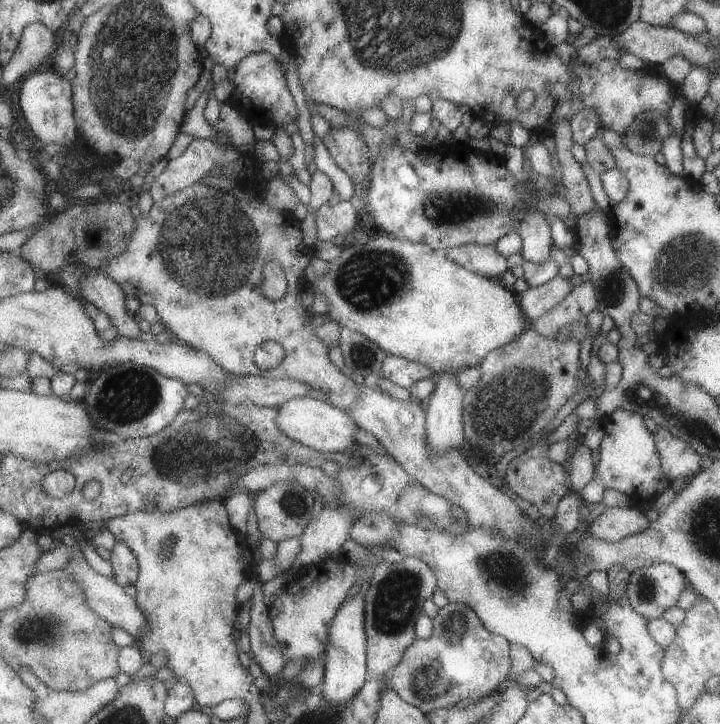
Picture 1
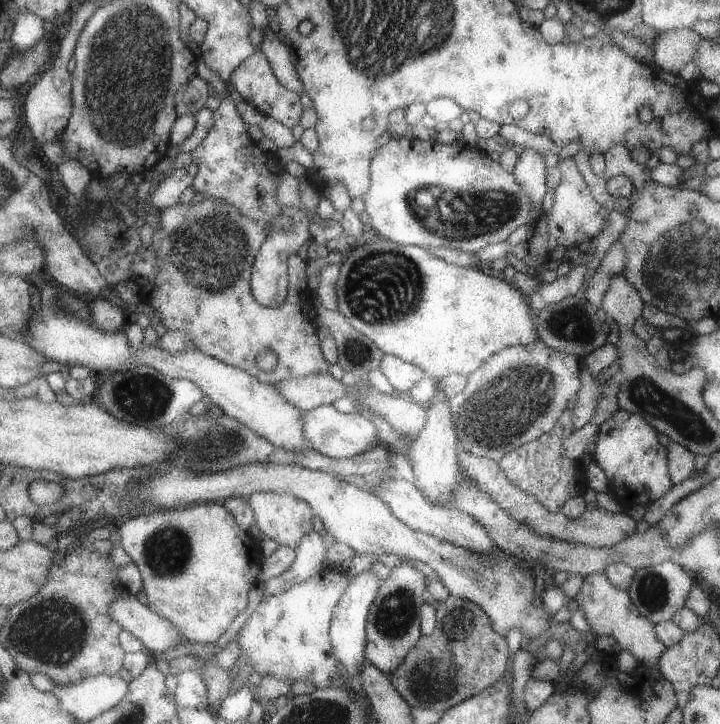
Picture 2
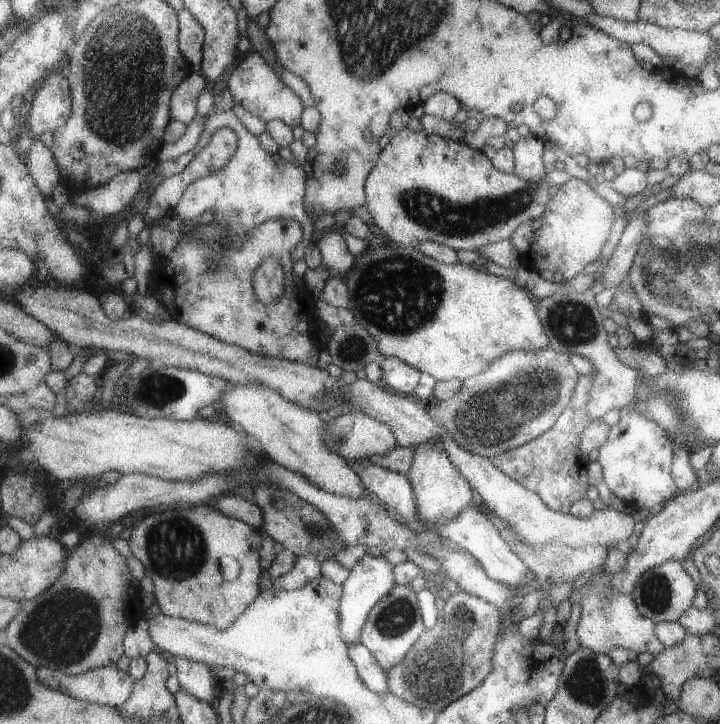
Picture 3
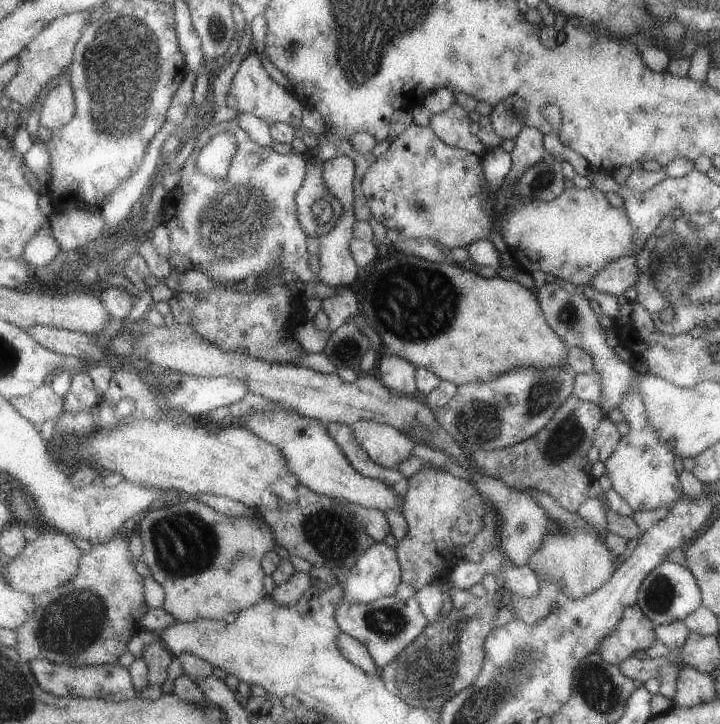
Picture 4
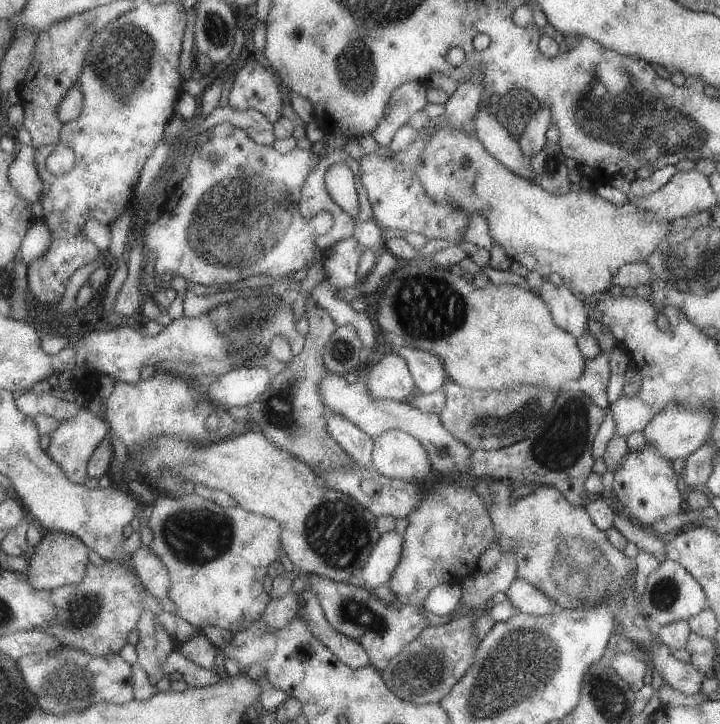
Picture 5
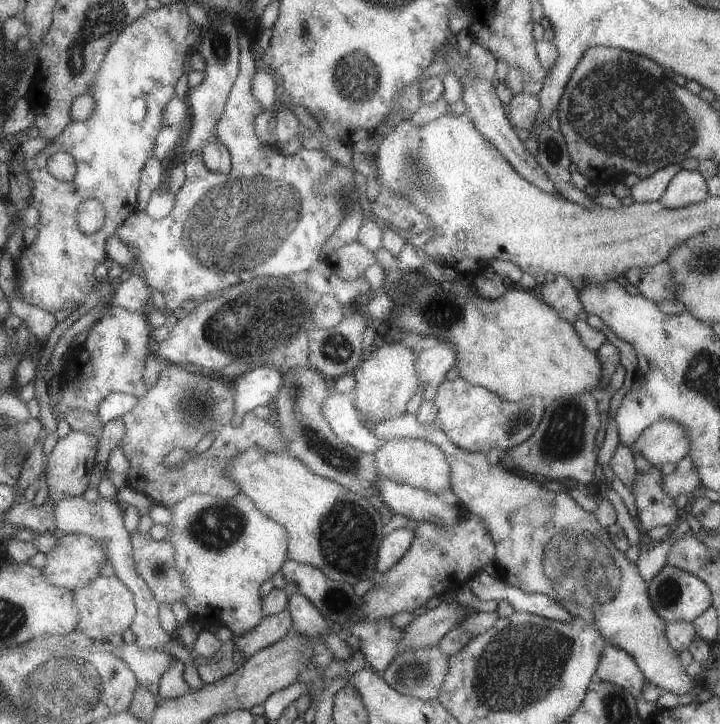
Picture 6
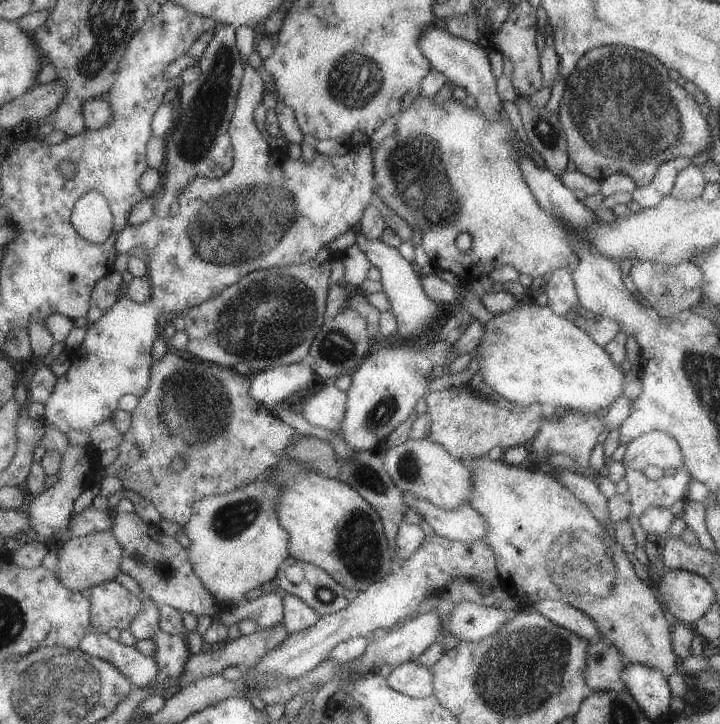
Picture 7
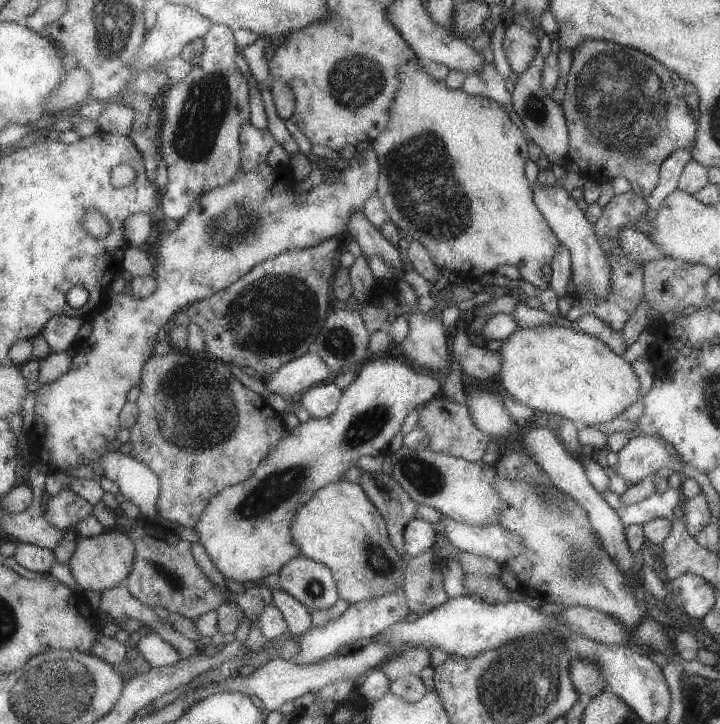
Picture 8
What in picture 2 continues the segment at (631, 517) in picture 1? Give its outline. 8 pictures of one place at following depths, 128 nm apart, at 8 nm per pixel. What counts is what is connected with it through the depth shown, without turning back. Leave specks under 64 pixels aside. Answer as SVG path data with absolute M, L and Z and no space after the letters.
M458 452L457 465L460 470L463 470L471 480L477 482L477 486L485 492L491 494L491 498L509 512L509 516L513 516L519 522L525 522L539 536L549 536L556 540L571 542L574 544L585 544L585 546L595 547L611 547L618 544L621 540L629 537L631 534L640 528L627 514L609 513L599 509L596 505L589 507L578 517L573 520L565 518L561 512L555 513L543 510L531 496L517 490L515 486L511 486L507 478L503 475L503 470L499 469L498 462L487 458L477 458L465 452Z

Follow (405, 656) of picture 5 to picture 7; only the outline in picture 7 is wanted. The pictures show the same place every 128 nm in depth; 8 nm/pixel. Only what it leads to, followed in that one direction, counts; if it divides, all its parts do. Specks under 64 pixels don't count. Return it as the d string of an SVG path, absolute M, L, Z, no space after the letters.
M412 659L392 668L387 675L386 683L398 693L423 698L432 694L432 670L417 659Z

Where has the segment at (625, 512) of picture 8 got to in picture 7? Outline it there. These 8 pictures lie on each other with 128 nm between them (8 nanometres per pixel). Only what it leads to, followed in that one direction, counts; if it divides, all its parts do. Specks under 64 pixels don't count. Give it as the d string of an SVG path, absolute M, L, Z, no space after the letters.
M681 465L671 476L652 481L642 472L625 468L624 480L628 485L630 514L637 518L647 507L669 509L673 502L685 500L686 490L691 480L687 469Z

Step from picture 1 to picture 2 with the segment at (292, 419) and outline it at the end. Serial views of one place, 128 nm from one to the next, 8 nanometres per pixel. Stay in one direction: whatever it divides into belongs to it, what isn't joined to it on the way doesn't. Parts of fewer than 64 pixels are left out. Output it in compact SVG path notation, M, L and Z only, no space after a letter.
M317 406L310 410L301 410L301 422L303 423L303 438L307 439L309 449L318 454L333 459L347 459L356 456L365 450L372 450L379 445L377 428L371 420L352 411L349 414L337 412L333 406Z

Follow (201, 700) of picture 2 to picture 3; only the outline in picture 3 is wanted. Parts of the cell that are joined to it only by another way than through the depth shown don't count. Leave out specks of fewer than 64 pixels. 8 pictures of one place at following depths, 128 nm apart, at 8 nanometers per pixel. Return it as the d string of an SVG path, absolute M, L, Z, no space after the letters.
M183 657L172 658L173 663L178 668L177 678L180 688L187 690L189 694L193 694L199 700L211 702L213 700L213 686L215 680L211 674L211 667L205 663L191 661Z

